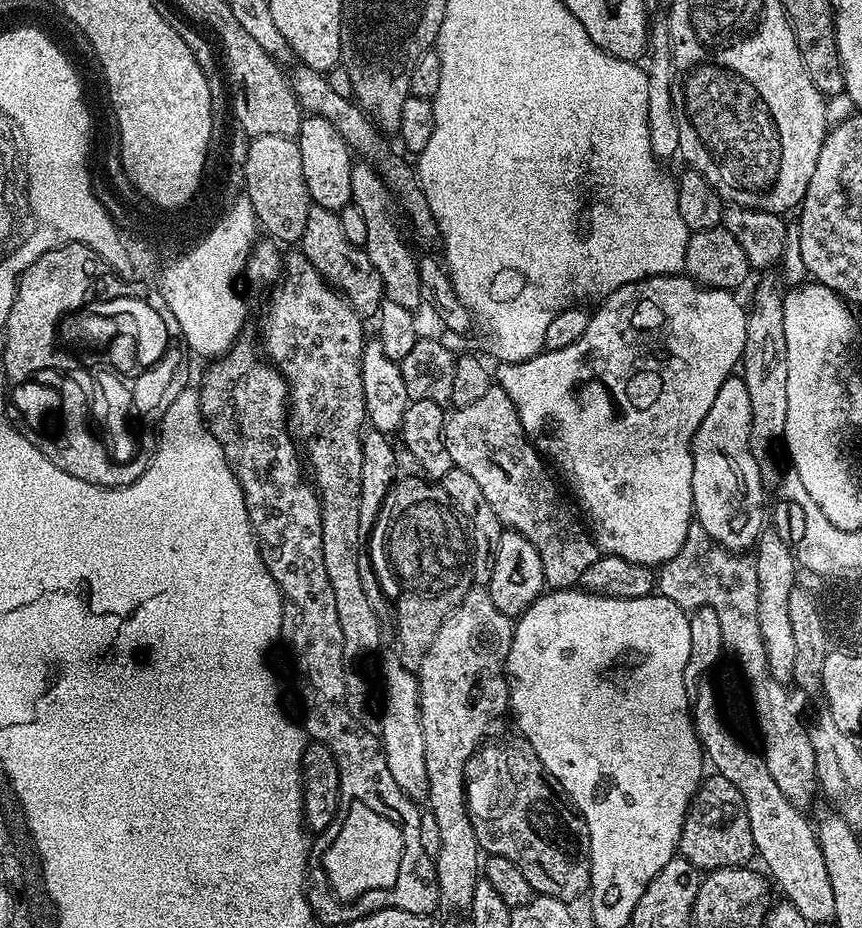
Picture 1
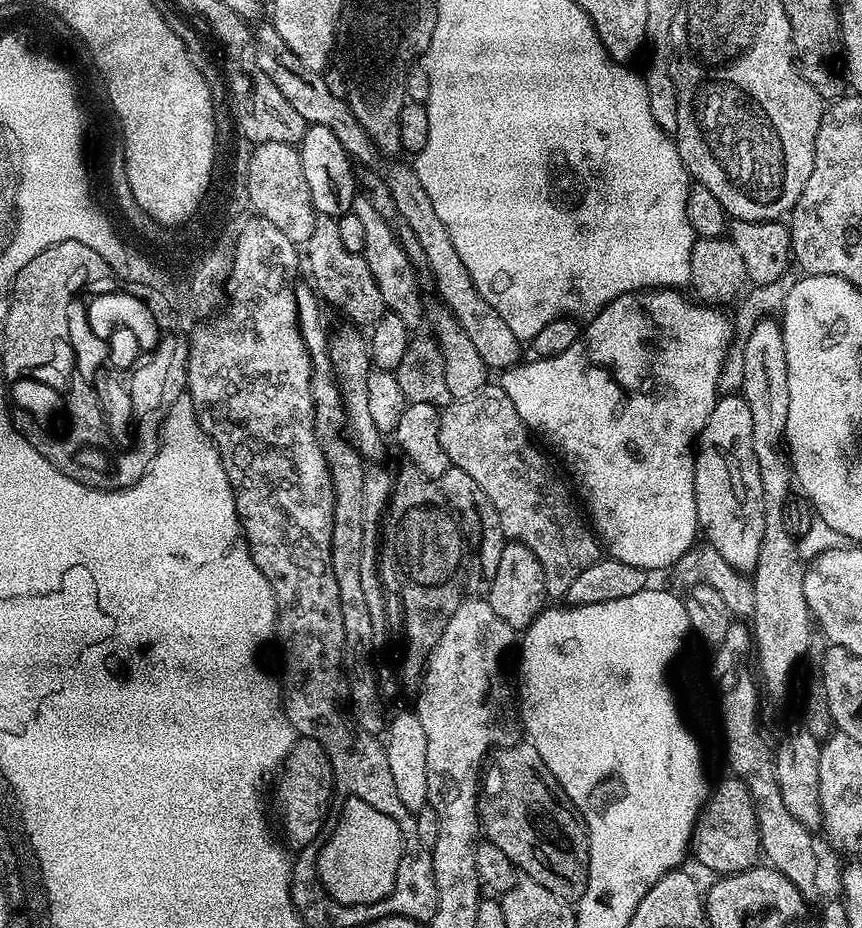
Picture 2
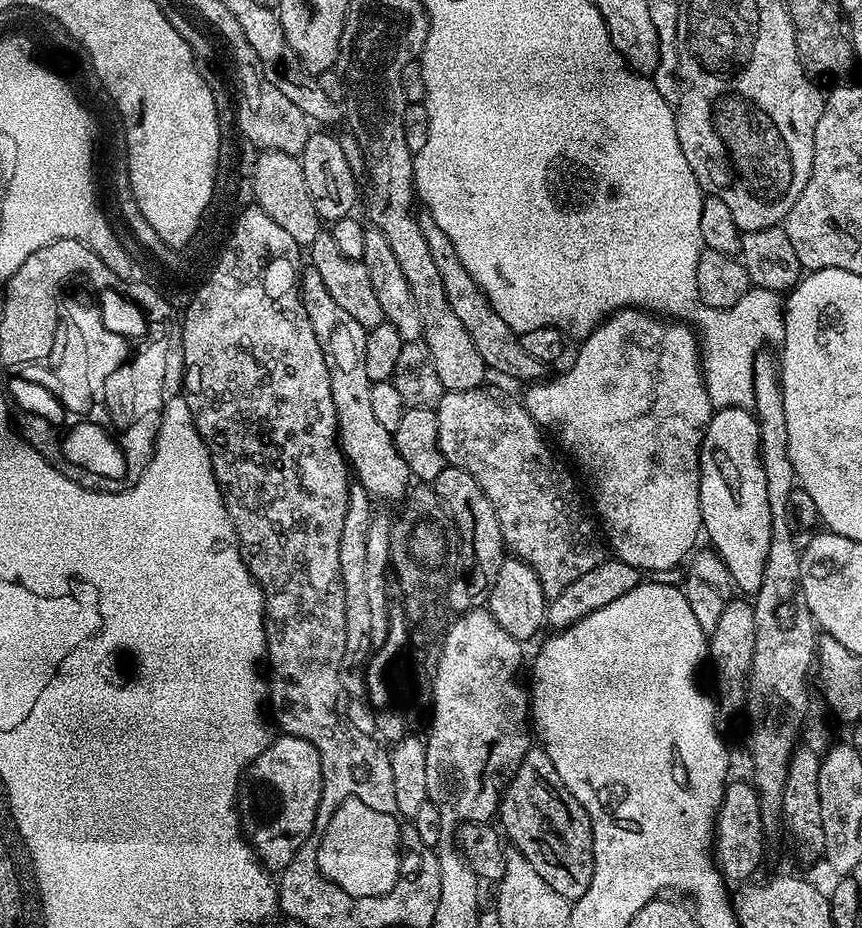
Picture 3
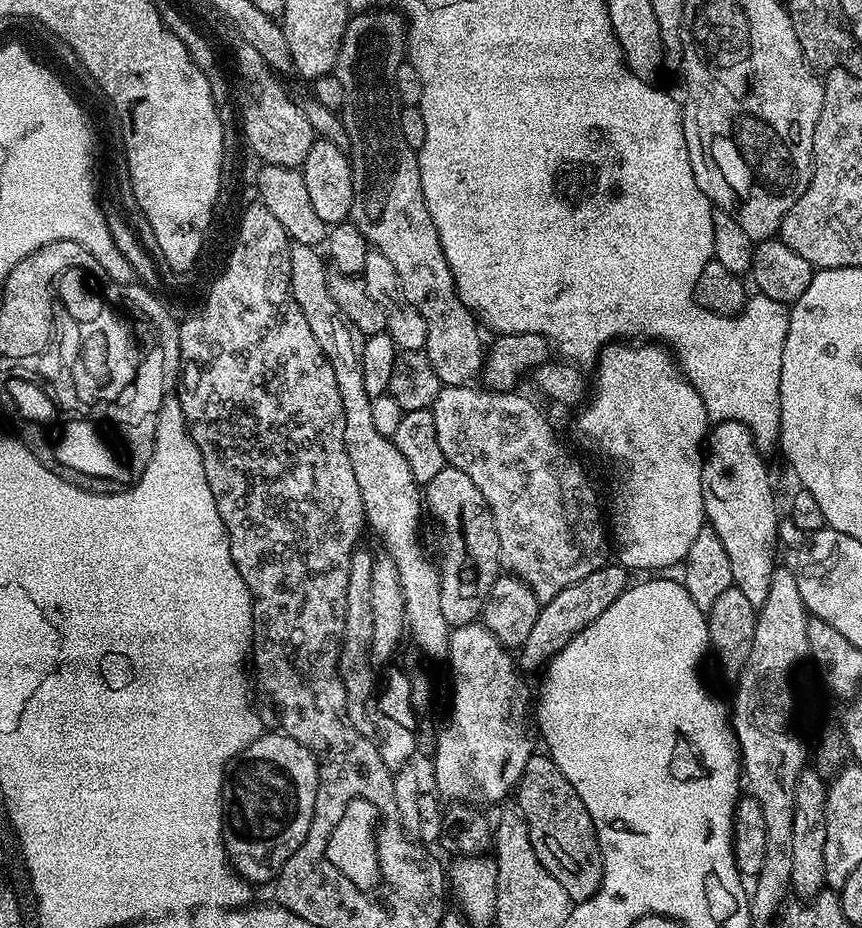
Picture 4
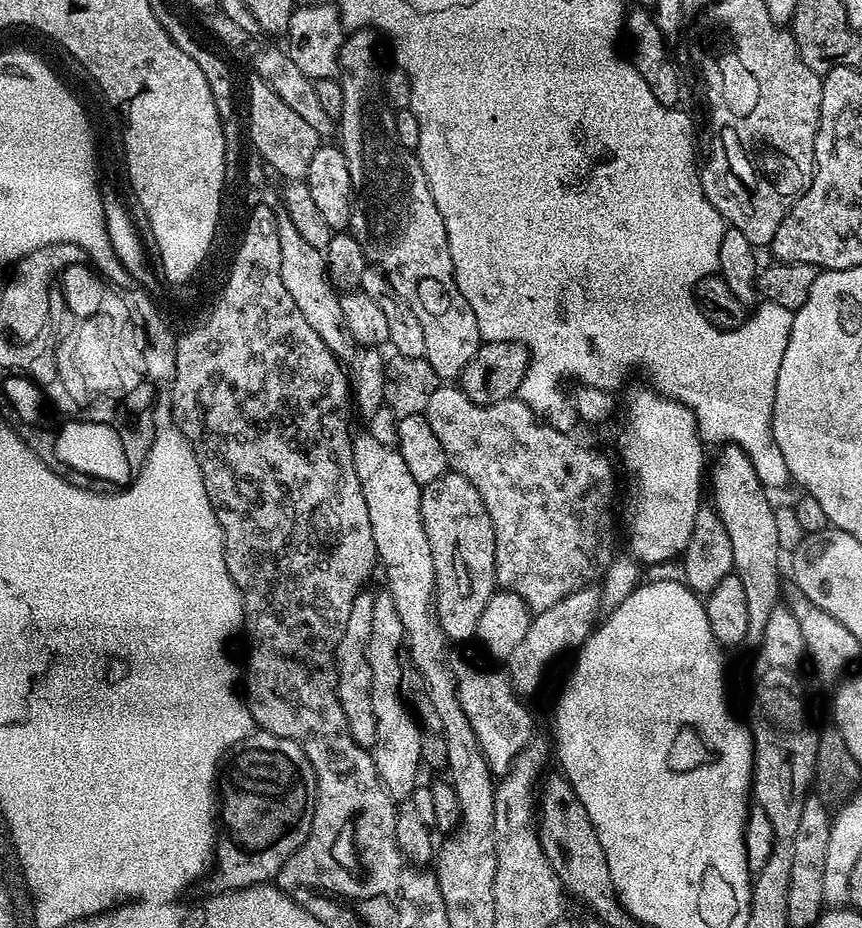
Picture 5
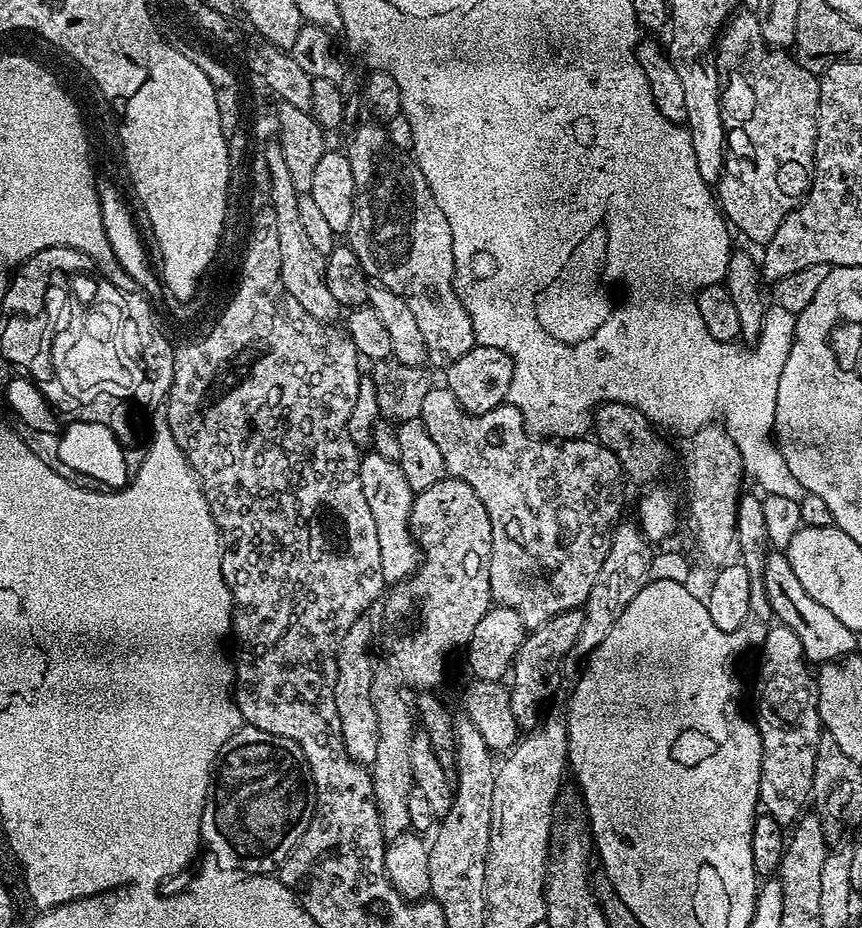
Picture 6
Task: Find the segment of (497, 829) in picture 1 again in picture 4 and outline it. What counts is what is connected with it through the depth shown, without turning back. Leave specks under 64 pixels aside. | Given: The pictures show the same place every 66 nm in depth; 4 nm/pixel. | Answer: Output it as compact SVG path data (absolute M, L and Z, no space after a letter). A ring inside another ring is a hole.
M533 754L530 762L526 762L526 770L514 789L515 807L528 826L530 846L534 846L538 862L542 862L549 874L558 878L569 901L589 900L600 888L604 873L594 822L586 806L582 806L582 798L578 798L574 786L566 782L566 774L558 770L551 755L543 755Z

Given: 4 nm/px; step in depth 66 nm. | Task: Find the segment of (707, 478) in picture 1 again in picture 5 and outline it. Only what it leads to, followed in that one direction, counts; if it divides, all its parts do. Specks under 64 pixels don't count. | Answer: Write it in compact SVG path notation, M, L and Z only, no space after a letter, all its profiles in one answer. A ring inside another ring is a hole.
M731 442L725 443L721 448L724 449L717 454L716 461L713 464L711 461L710 464L710 474L712 470L712 500L710 500L710 504L711 507L715 508L722 526L726 526L726 534L730 534L730 546L734 549L732 567L735 576L740 579L746 590L746 614L750 614L748 640L759 642L764 636L766 622L770 622L770 614L774 607L772 599L778 596L778 588L776 592L771 578L768 577L768 568L772 572L778 571L780 558L782 558L782 551L778 544L777 524L774 523L776 508L774 504L768 501L769 493L766 491L763 482L758 478L758 474L747 454L738 445Z

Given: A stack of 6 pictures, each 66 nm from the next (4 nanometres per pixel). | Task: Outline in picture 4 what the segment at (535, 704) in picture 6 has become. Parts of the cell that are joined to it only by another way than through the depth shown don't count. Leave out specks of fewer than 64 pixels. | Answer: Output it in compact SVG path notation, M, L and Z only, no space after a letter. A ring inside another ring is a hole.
M609 562L594 570L594 574L586 574L586 578L578 578L574 586L566 586L566 590L554 594L554 598L543 601L533 629L518 650L519 667L524 670L543 669L552 657L558 655L579 632L586 630L586 626L590 626L590 622L594 622L594 618L598 618L602 610L609 608L630 587L628 576L630 576L629 569L623 564Z

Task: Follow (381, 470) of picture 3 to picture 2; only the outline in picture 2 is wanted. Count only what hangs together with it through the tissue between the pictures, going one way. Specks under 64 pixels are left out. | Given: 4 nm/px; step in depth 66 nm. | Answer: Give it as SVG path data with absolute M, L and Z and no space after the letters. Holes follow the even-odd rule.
M340 332L331 339L329 359L332 362L336 384L342 394L344 403L344 423L346 435L356 447L356 453L368 462L380 462L384 456L385 433L374 426L374 418L370 415L370 405L366 382L370 371L370 344L356 332Z

